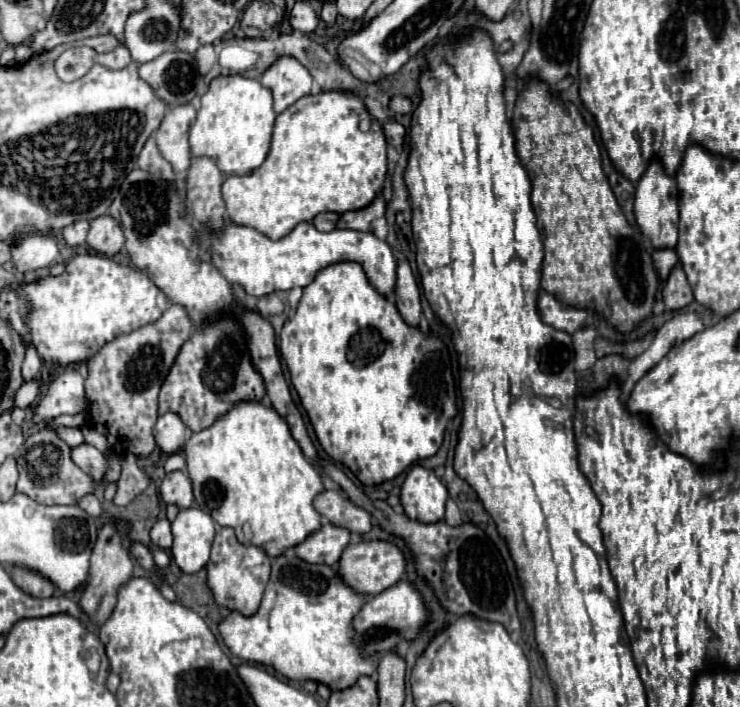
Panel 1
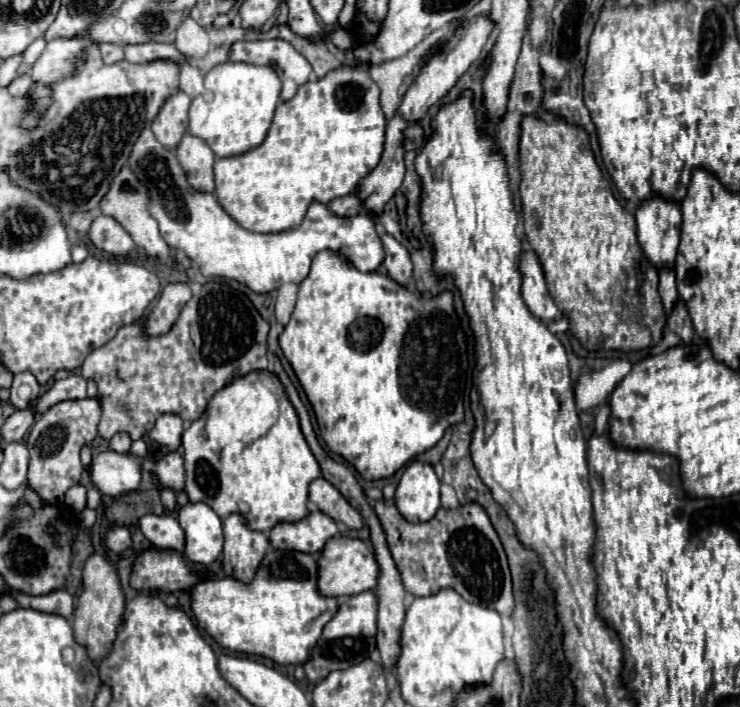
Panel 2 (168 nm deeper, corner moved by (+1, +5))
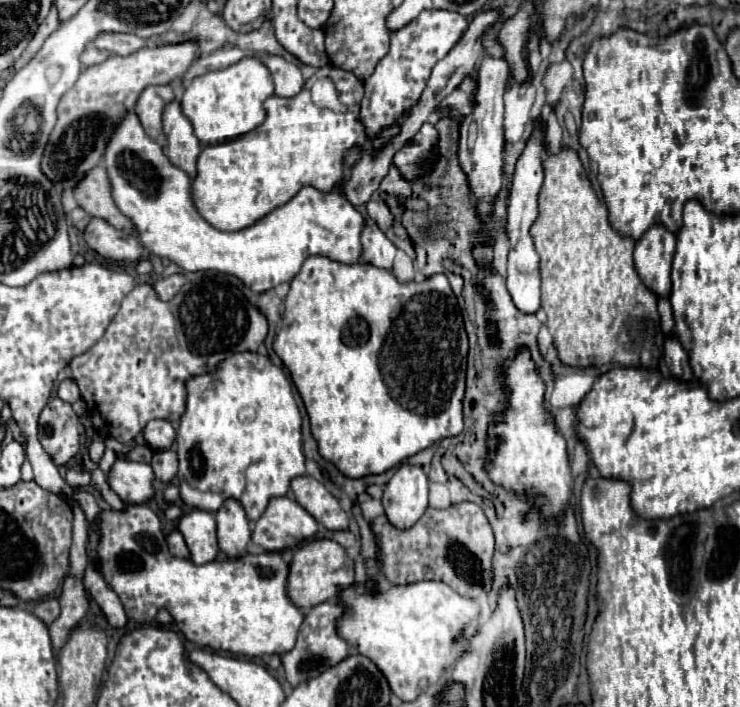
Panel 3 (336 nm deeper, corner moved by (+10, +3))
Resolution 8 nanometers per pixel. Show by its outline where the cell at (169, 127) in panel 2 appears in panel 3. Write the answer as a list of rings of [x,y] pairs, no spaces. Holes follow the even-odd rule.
[[[169,84],[167,86],[149,86],[139,96],[137,106],[135,106],[135,114],[139,116],[147,136],[151,140],[159,140],[163,110],[173,100],[175,100],[175,92],[173,92],[173,88]]]

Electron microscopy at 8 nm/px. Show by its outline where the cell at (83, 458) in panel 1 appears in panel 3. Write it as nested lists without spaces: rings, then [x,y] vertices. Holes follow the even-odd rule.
[[[117,460],[107,474],[111,490],[125,502],[141,504],[153,496],[153,470],[149,464]]]

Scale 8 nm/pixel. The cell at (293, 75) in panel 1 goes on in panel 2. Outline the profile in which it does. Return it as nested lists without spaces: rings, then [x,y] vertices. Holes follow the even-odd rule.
[[[238,40],[230,44],[228,58],[232,62],[248,62],[248,64],[270,64],[276,62],[278,74],[282,78],[282,100],[290,100],[298,86],[302,86],[312,72],[310,62],[294,50],[292,44],[284,40]]]

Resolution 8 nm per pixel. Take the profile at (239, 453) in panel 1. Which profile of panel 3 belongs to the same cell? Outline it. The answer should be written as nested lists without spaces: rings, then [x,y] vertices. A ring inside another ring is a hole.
[[[239,352],[223,360],[213,374],[193,376],[187,382],[187,410],[176,431],[179,456],[179,492],[187,506],[217,512],[227,498],[235,498],[251,522],[259,520],[271,498],[289,494],[291,480],[305,474],[305,454],[301,448],[301,416],[291,396],[291,384],[281,368],[267,356]]]

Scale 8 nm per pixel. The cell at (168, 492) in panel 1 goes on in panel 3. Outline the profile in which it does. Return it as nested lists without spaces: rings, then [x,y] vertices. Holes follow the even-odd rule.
[[[157,450],[151,460],[151,468],[157,480],[173,482],[177,474],[177,454],[173,450]]]

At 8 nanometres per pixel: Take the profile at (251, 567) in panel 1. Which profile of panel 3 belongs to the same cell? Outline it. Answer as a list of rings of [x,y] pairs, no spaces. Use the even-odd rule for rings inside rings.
[[[227,500],[215,512],[215,520],[217,520],[219,550],[227,558],[239,558],[251,540],[251,530],[245,510],[237,500]]]

